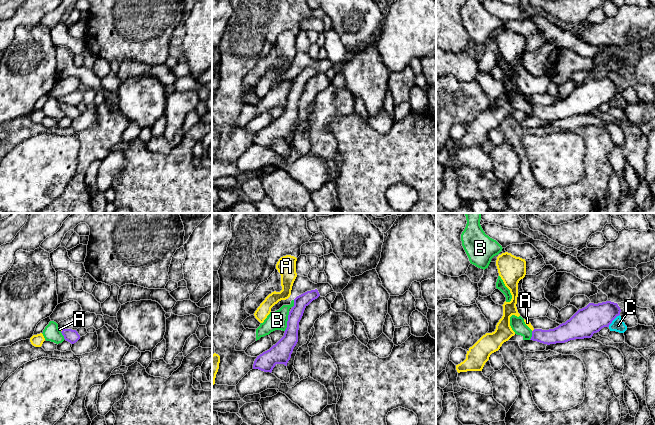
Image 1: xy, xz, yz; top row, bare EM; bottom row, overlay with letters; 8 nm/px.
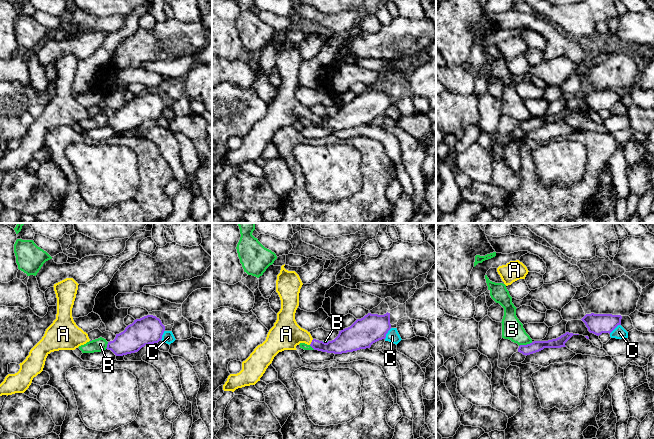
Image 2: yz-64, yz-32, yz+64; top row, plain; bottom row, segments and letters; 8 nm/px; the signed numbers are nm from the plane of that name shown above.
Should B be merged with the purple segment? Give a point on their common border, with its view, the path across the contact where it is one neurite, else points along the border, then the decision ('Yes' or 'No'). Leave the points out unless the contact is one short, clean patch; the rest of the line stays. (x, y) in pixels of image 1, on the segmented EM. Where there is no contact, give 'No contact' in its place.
Touches purple at xz (287, 321). Boundary: xz (289, 312), (287, 327), (284, 330). No

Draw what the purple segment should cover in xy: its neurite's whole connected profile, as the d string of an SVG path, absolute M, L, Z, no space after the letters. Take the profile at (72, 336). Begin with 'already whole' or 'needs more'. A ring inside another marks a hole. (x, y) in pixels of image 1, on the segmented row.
already whole; M63 329L61 333L64 336L64 339L70 342L71 344L76 343L80 339L80 335L76 330Z

